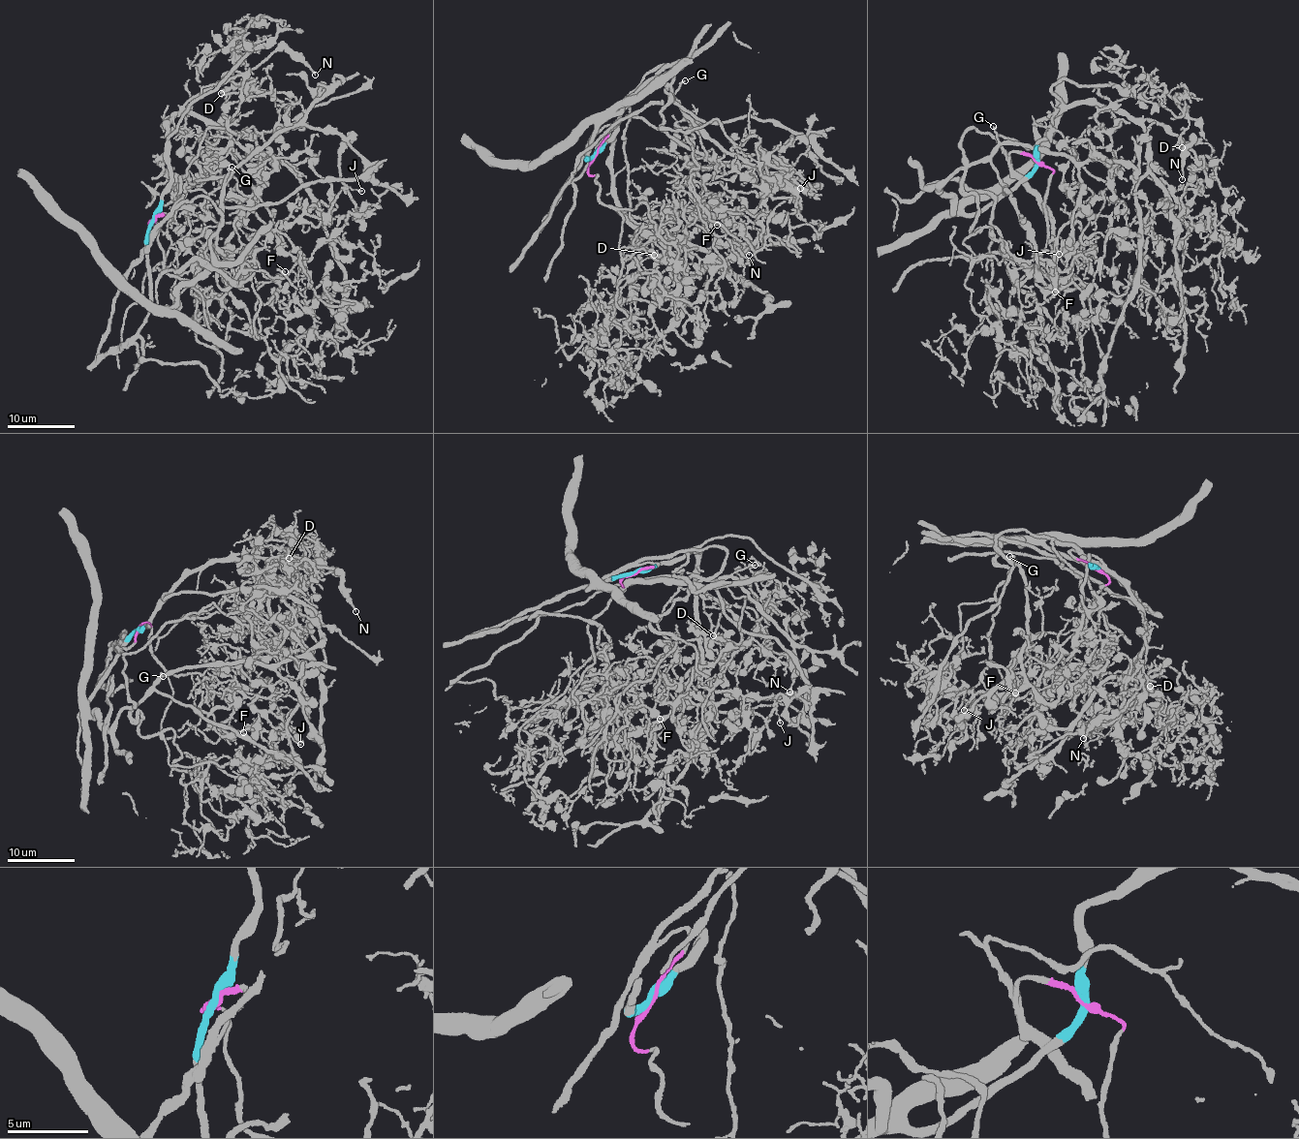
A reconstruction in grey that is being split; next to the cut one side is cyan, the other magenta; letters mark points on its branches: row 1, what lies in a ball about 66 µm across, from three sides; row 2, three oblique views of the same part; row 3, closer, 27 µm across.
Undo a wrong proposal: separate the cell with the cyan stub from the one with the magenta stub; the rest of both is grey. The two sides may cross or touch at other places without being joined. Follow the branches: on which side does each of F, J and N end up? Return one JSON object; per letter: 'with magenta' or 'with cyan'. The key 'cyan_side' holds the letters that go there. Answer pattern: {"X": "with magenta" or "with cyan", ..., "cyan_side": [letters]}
{"F": "with magenta", "J": "with magenta", "N": "with cyan", "cyan_side": ["N"]}

